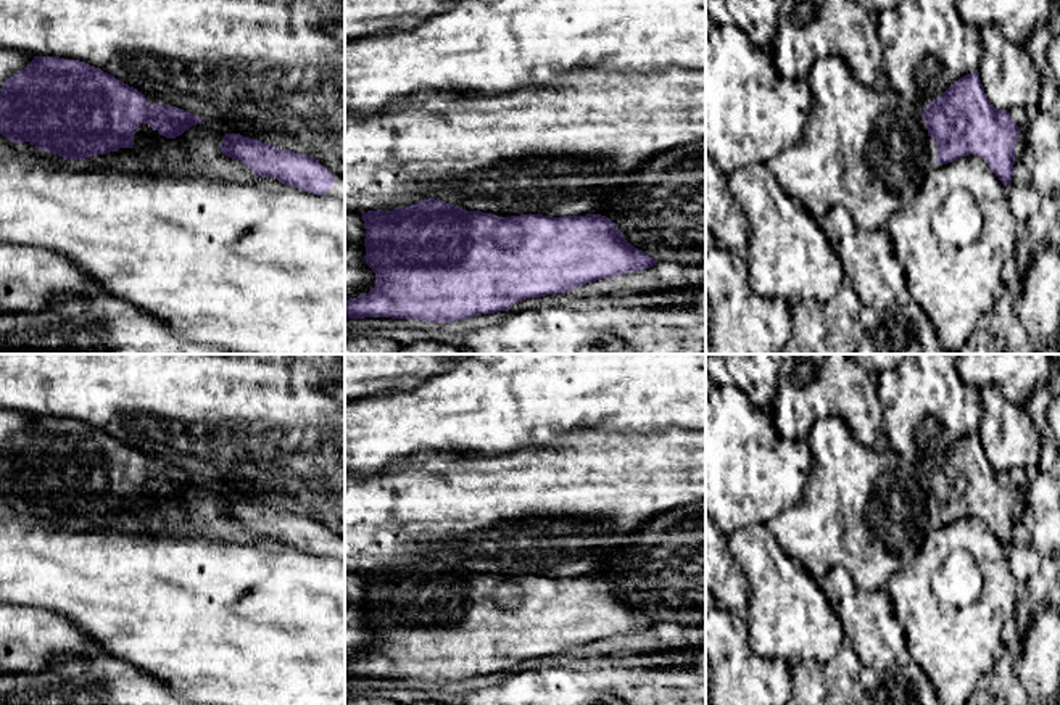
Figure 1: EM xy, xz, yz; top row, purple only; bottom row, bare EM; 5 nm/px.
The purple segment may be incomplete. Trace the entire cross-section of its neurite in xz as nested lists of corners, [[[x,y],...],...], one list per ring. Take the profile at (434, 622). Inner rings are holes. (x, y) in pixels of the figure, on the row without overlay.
[[[427,559],[408,568],[362,573],[366,588],[366,625],[375,634],[375,647],[345,662],[345,678],[391,678],[425,682],[454,682],[482,674],[509,671],[527,658],[570,653],[578,645],[652,628],[657,620],[623,599],[609,578],[601,575],[553,578],[520,575],[498,578],[491,573],[466,571],[443,560]]]

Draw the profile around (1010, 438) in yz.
[[[996,385],[981,390],[979,441],[994,468],[1010,472],[1037,464],[1041,435],[1025,406],[1004,398]]]

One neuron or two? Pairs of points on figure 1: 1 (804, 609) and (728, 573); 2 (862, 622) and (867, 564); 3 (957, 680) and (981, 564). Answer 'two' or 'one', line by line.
1: two
2: two
3: one

